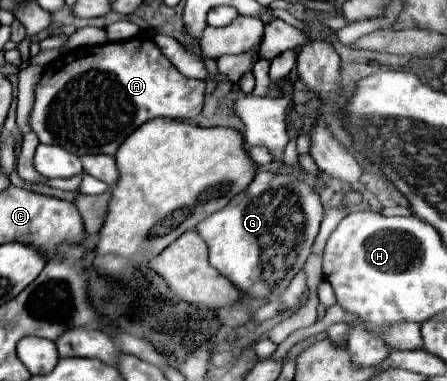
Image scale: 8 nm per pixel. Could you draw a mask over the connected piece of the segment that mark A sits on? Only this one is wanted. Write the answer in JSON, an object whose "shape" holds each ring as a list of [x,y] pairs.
{"shape":[[[132,38],[126,42],[112,42],[74,50],[44,68],[44,76],[36,86],[36,102],[30,114],[30,126],[40,142],[58,144],[64,150],[84,154],[110,154],[114,156],[120,144],[144,122],[152,118],[192,118],[204,106],[206,84],[202,80],[186,78],[178,68],[160,52],[152,38]]]}

